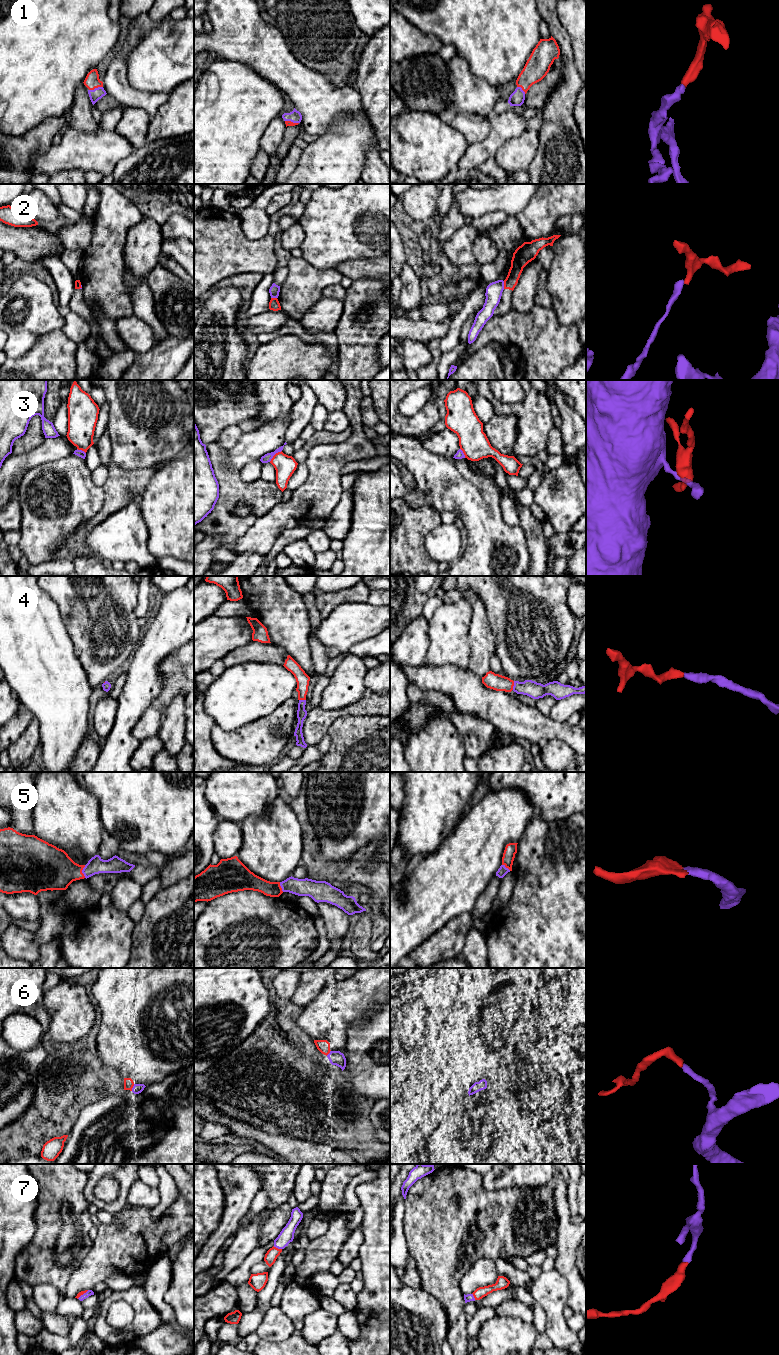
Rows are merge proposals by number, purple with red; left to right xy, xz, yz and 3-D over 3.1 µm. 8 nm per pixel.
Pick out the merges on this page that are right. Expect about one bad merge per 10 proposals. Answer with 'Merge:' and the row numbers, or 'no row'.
Merge: 1, 4, 5, 6, 7

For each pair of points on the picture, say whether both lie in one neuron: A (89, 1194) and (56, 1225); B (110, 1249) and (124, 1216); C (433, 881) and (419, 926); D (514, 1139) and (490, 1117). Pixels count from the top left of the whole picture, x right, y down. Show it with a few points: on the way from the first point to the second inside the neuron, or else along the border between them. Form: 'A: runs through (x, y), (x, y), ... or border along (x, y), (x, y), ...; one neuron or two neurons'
A: border along (88, 1175), (83, 1190), (83, 1196), (87, 1201); two neurons
B: runs through (118, 1241), (126, 1233), (126, 1224); one neuron
C: runs through (433, 892), (419, 907), (419, 915); one neuron
D: runs through (508, 1135), (496, 1123); one neuron

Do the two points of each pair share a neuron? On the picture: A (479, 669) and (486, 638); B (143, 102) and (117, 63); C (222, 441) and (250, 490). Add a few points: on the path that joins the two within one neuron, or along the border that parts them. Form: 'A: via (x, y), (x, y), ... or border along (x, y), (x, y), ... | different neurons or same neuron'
A: via (480, 661), (481, 646) | same neuron
B: via (132, 95), (117, 80), (117, 74) | same neuron
C: border along (214, 442), (226, 450) | different neurons

